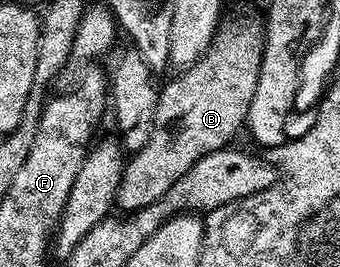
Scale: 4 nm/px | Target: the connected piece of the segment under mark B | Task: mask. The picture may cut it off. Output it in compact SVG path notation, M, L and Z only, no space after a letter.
M235 16L232 20L224 19L215 30L215 36L207 48L207 53L190 68L182 69L176 80L158 89L159 97L153 110L153 130L149 142L141 150L130 153L124 163L119 189L115 195L116 205L124 213L136 212L138 208L149 206L160 200L164 194L205 154L216 152L218 148L228 147L231 140L247 123L249 106L253 102L253 90L257 90L257 78L261 74L261 58L265 24L255 16Z

